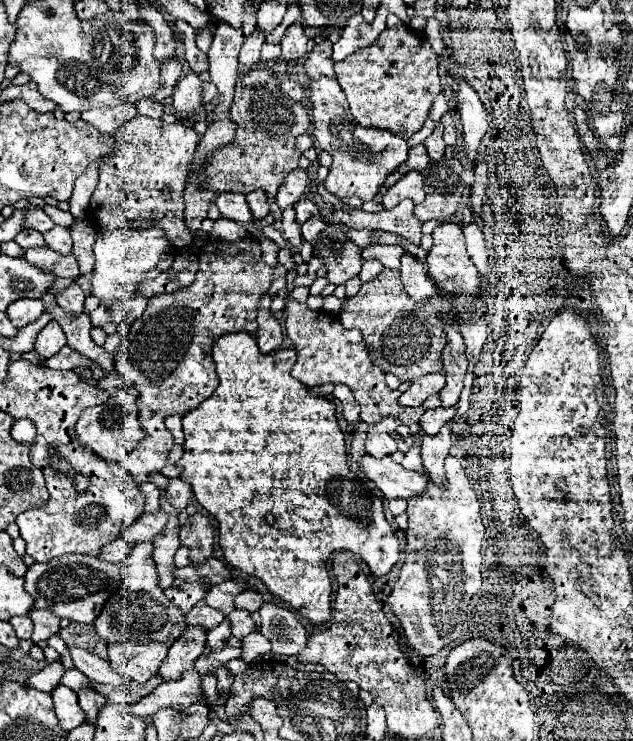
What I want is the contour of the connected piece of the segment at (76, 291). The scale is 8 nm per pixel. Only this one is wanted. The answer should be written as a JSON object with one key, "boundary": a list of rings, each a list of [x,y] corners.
{"boundary":[[[71,284],[67,290],[63,290],[57,298],[57,304],[67,312],[67,314],[81,314],[83,312],[83,300],[85,300],[85,294],[83,290],[79,288],[79,284]]]}

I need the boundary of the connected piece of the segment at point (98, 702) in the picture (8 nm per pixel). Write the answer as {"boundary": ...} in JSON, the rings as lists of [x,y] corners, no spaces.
{"boundary":[[[87,686],[87,688],[81,688],[81,690],[77,692],[77,698],[79,698],[79,706],[81,706],[81,710],[87,714],[87,722],[95,724],[101,706],[105,706],[105,702],[107,702],[105,696],[101,696],[99,692],[95,692],[93,688]]]}

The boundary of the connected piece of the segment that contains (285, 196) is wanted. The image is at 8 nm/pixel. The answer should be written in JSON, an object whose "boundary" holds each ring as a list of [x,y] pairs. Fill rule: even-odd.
{"boundary":[[[295,168],[293,172],[289,172],[277,192],[279,208],[289,208],[295,202],[299,202],[301,196],[305,194],[305,186],[307,186],[307,172],[303,168]]]}

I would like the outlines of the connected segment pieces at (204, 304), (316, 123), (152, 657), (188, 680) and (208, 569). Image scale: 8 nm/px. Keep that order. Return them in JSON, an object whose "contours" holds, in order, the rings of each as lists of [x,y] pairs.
{"contours":[[[[247,236],[239,242],[208,241],[198,251],[199,272],[195,282],[185,288],[183,292],[175,294],[163,294],[153,296],[139,320],[135,320],[129,326],[129,334],[119,342],[117,354],[115,354],[115,368],[119,374],[127,376],[133,386],[139,392],[137,408],[139,408],[139,420],[145,428],[147,436],[137,444],[133,452],[123,460],[125,470],[133,476],[137,484],[147,482],[151,472],[161,470],[167,464],[167,454],[173,446],[173,436],[169,430],[165,430],[165,416],[169,414],[185,414],[201,404],[201,400],[209,398],[211,392],[217,388],[217,374],[215,364],[211,362],[211,346],[215,338],[229,334],[229,332],[257,332],[257,300],[269,290],[271,280],[275,276],[287,276],[288,271],[277,264],[267,266],[261,256],[259,242],[253,236]]],[[[335,78],[313,80],[307,88],[307,96],[311,100],[313,138],[321,146],[321,150],[329,152],[333,158],[325,188],[337,198],[357,196],[361,200],[373,200],[385,178],[407,160],[409,146],[405,138],[357,124],[357,120],[349,116],[345,92],[339,88],[339,82]]],[[[157,642],[135,644],[135,646],[107,644],[107,654],[111,668],[119,676],[143,684],[157,674],[163,658],[167,656],[167,646]]],[[[191,670],[185,672],[177,682],[173,680],[159,684],[149,696],[133,704],[133,714],[149,722],[159,708],[173,708],[183,712],[185,708],[195,704],[199,696],[201,696],[201,676],[195,670]]],[[[209,558],[207,562],[197,564],[195,568],[197,568],[197,572],[201,572],[201,576],[205,576],[205,580],[209,580],[209,584],[211,584],[211,586],[221,584],[221,582],[225,582],[225,580],[231,580],[231,578],[233,578],[231,568],[229,568],[225,562],[217,560],[217,558]]]]}

